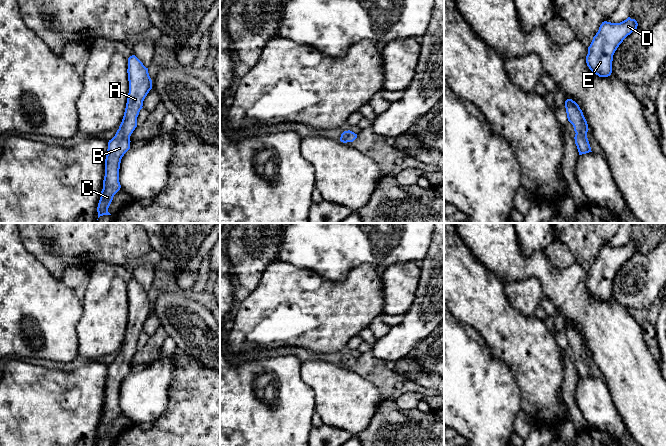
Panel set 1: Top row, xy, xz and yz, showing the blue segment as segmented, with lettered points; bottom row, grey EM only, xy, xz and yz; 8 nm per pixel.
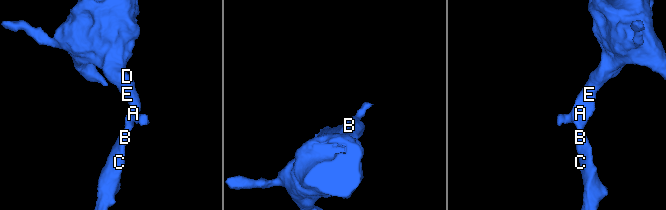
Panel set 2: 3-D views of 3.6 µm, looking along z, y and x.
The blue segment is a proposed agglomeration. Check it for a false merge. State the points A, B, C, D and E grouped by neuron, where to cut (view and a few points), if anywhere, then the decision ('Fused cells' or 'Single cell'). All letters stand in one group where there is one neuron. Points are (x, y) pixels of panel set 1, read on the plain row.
Groups: A B C D E. No split. Single cell

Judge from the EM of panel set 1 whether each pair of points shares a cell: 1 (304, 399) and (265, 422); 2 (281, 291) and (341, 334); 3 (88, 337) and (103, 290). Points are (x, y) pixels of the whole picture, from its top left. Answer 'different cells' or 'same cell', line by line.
1: same cell
2: same cell
3: same cell

